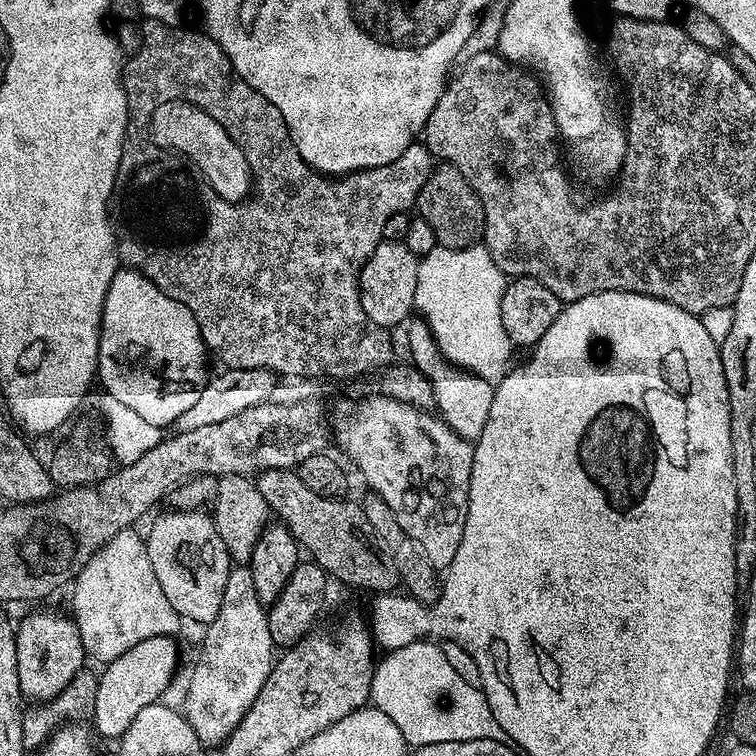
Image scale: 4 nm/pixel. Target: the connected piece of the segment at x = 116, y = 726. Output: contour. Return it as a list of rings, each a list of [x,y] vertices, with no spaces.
[[[171,636],[146,638],[138,642],[138,646],[126,650],[122,658],[114,658],[103,669],[104,672],[99,673],[98,698],[90,720],[101,737],[123,736],[142,706],[155,704],[163,697],[160,695],[167,690],[168,683],[176,672],[176,642]]]

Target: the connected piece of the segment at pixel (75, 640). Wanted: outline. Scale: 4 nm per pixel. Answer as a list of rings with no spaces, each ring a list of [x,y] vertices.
[[[32,612],[24,621],[15,625],[16,645],[18,646],[18,686],[22,690],[25,701],[43,702],[52,700],[85,667],[86,653],[82,646],[80,631],[76,625],[75,619],[71,615],[63,616],[60,612]]]

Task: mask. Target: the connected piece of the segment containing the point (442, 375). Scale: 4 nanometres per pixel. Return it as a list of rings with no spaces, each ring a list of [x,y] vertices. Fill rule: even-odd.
[[[412,318],[407,321],[408,352],[411,363],[415,364],[432,387],[432,402],[435,411],[450,430],[454,430],[464,440],[475,441],[482,434],[482,426],[486,426],[486,418],[490,414],[493,385],[487,380],[480,380],[471,372],[465,372],[452,364],[442,353],[432,332],[428,329],[428,321],[423,318]]]

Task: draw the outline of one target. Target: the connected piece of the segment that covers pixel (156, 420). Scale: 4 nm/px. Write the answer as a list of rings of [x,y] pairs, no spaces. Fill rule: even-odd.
[[[121,267],[106,290],[104,309],[100,319],[100,349],[96,371],[99,383],[104,383],[107,395],[118,403],[134,410],[141,418],[163,429],[166,424],[175,425],[176,420],[202,395],[205,384],[210,379],[208,360],[204,346],[204,337],[194,314],[182,302],[170,298],[150,278],[146,278],[136,269]]]

